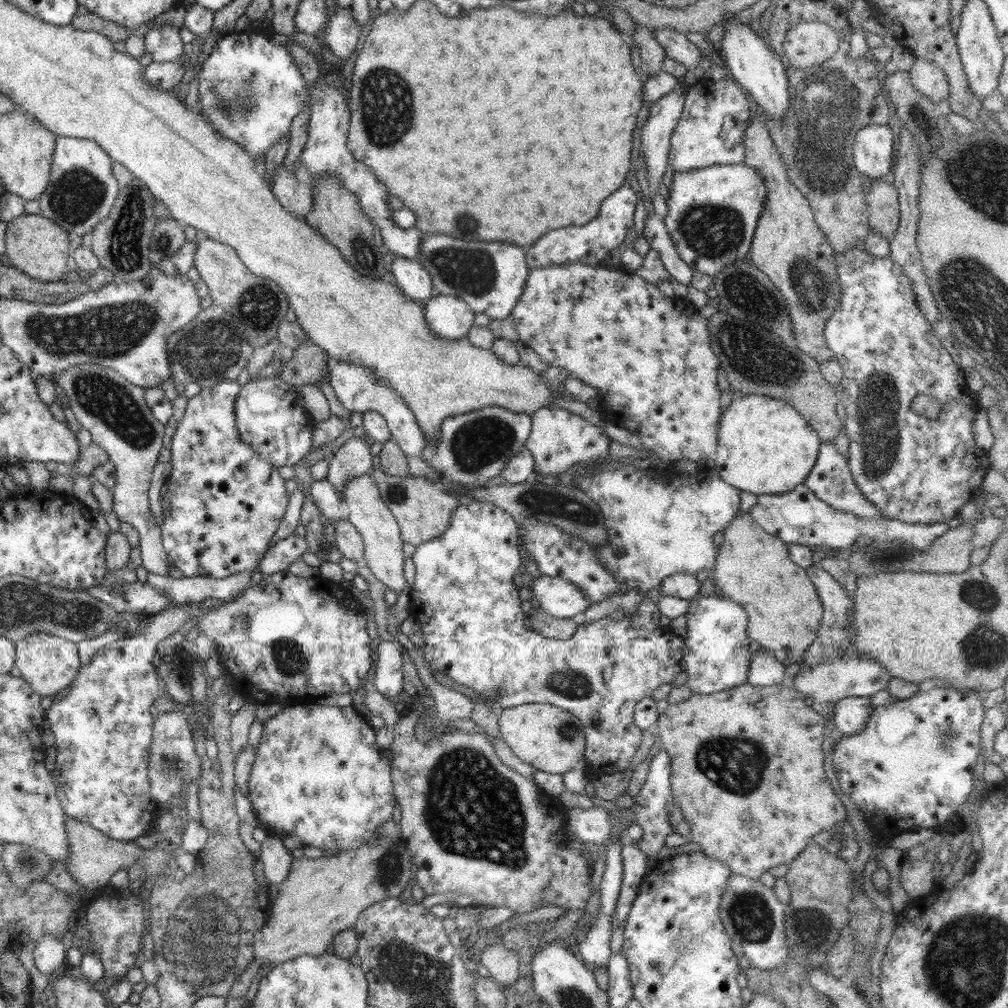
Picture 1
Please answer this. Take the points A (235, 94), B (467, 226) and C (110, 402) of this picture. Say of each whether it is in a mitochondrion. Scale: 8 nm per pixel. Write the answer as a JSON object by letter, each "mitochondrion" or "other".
{"A":"mitochondrion","B":"mitochondrion","C":"mitochondrion"}

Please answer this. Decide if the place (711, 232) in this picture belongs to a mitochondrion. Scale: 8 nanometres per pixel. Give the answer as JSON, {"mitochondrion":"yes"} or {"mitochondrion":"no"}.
{"mitochondrion":"yes"}

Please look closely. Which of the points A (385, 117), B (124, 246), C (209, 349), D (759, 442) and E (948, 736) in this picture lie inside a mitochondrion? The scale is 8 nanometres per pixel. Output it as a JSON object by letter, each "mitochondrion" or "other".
{"A":"mitochondrion","B":"mitochondrion","C":"mitochondrion","D":"other","E":"mitochondrion"}

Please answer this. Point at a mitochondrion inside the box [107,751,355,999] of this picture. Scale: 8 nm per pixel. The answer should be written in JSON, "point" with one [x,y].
{"point":[200,939]}

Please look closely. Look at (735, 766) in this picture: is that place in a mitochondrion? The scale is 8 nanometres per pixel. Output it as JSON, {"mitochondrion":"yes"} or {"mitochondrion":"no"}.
{"mitochondrion":"yes"}

